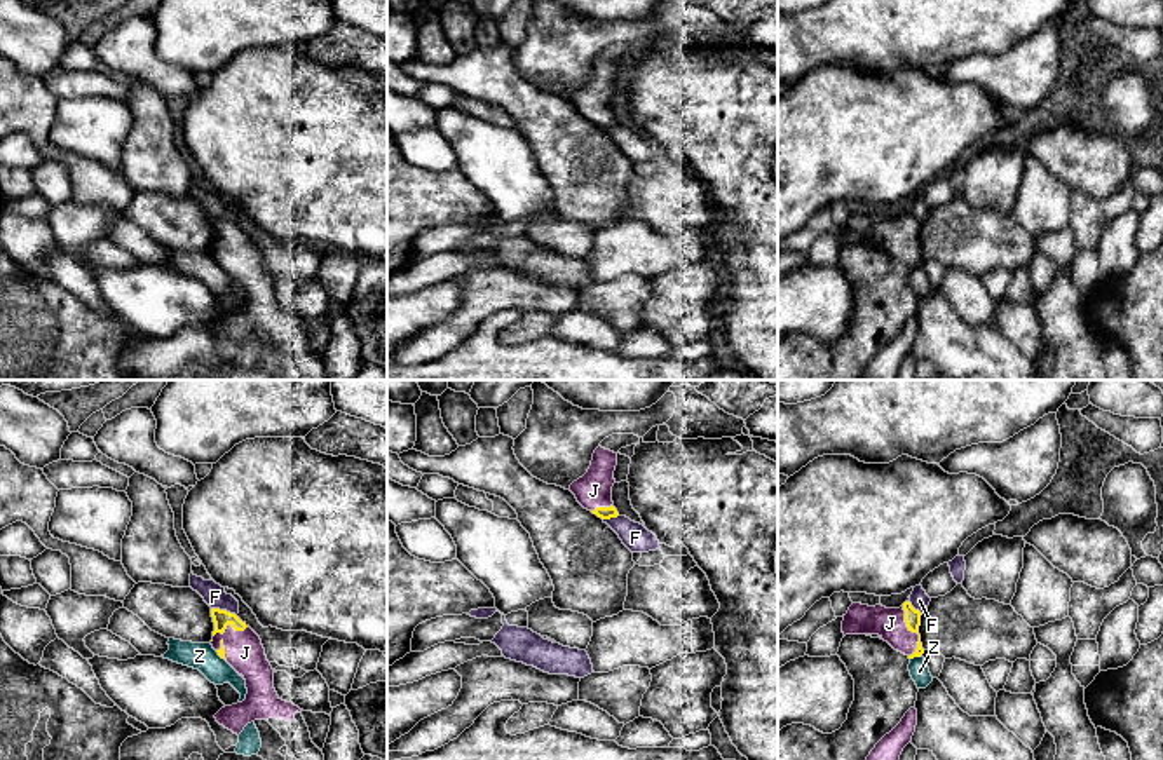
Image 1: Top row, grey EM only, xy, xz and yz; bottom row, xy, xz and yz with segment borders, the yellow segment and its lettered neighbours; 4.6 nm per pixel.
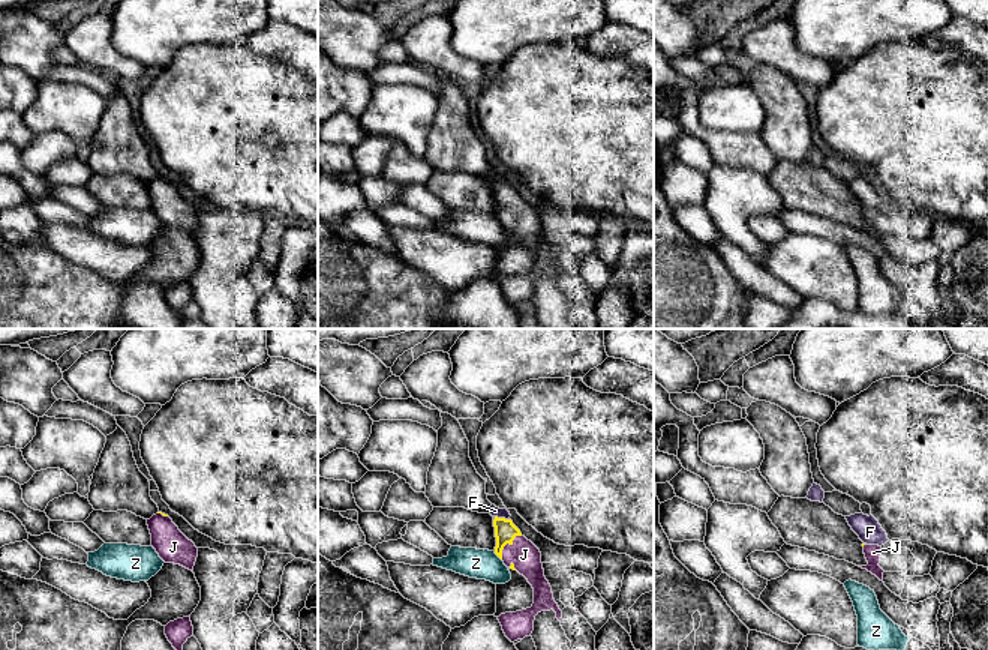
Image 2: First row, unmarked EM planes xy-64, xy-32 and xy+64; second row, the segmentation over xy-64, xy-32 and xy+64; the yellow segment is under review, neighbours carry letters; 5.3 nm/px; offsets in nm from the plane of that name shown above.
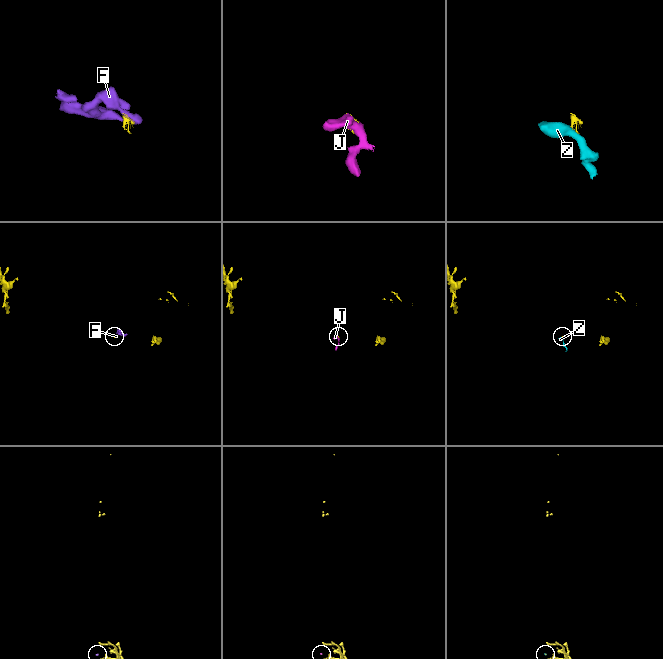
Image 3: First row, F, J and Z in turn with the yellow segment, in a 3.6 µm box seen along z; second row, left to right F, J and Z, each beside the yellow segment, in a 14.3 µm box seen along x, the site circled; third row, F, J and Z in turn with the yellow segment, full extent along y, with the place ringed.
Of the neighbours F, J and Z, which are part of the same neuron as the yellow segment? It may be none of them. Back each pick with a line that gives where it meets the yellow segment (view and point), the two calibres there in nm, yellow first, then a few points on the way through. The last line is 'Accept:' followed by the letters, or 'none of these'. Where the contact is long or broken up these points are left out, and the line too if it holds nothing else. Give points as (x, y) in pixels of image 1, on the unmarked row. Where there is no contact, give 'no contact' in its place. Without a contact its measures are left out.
J: meets yellow in yz at (914, 241); 80 nm thick on the yellow side, 140 nm on the other
Accept: J

